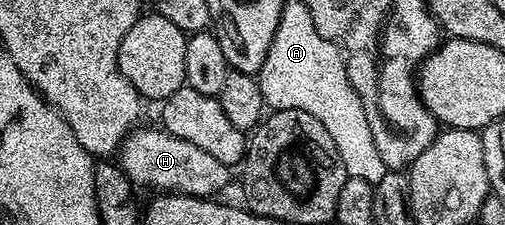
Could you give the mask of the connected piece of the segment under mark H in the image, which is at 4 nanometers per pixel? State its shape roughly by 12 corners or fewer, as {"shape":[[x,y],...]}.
{"shape":[[161,127],[122,141],[120,167],[162,194],[217,197],[231,165]]}

